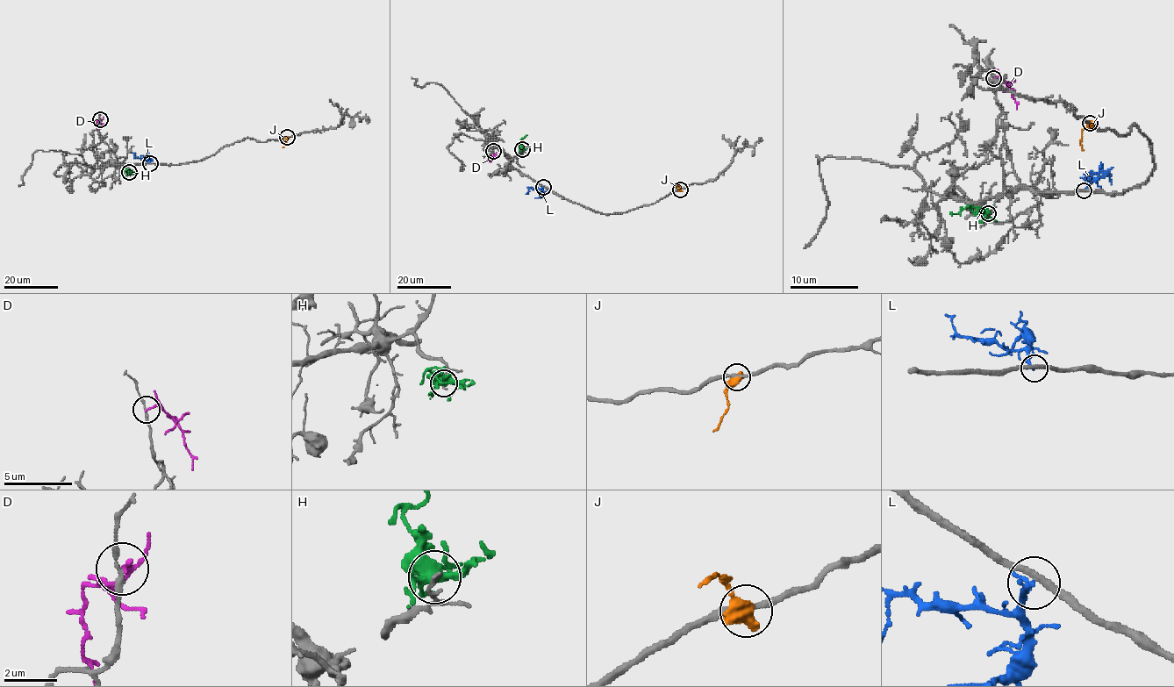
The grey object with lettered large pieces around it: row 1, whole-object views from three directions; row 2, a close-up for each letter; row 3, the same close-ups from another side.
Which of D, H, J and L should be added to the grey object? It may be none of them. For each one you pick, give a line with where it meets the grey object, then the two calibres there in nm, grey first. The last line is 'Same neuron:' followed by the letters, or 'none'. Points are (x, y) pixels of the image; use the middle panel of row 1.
Same neuron: none

